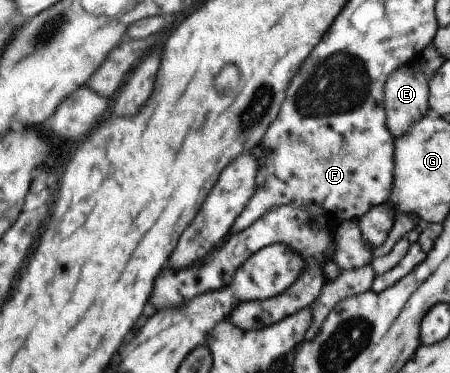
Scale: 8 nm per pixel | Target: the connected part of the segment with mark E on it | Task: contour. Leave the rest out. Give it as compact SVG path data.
M402 65L386 78L383 87L383 113L390 135L404 134L412 122L428 113L427 79L420 68Z

